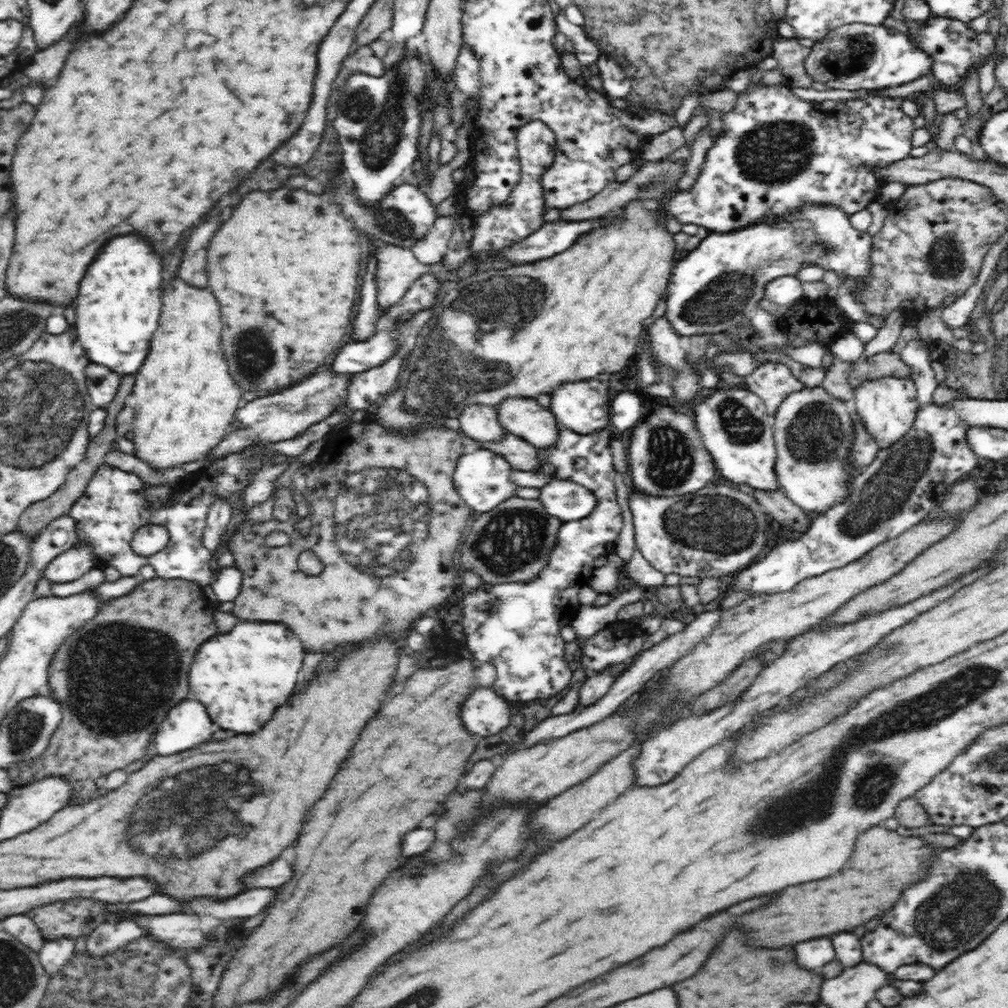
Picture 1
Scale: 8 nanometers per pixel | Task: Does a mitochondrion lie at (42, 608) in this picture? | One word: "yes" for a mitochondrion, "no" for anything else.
no

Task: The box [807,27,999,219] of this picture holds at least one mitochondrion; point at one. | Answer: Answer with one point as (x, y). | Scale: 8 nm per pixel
(856, 53)

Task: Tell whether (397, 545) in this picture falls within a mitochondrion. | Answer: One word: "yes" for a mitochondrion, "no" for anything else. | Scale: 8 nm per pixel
yes

